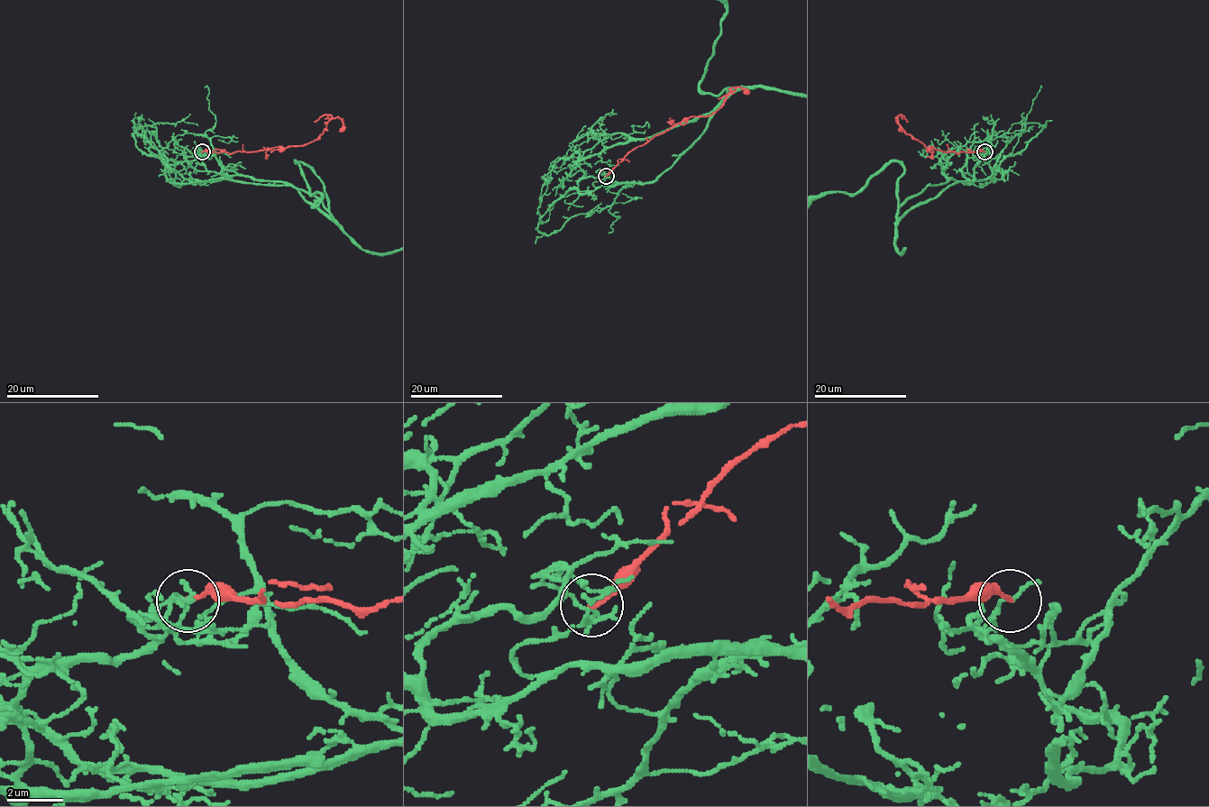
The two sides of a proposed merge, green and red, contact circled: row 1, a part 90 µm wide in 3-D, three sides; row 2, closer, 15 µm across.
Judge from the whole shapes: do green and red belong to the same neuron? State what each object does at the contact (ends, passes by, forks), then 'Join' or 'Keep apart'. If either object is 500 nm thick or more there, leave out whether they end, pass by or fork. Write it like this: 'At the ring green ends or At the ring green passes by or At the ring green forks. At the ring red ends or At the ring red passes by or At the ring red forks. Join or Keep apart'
At the ring green ends. At the ring red ends. Keep apart

